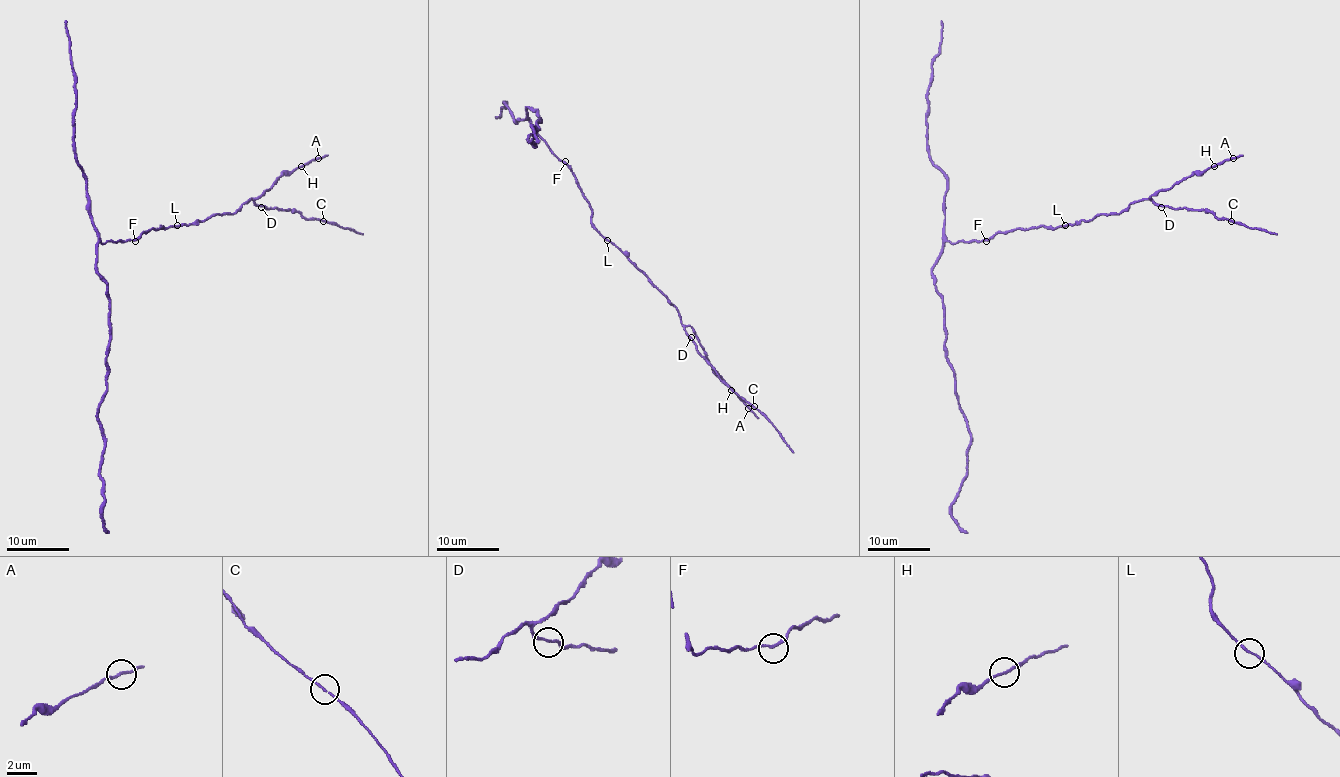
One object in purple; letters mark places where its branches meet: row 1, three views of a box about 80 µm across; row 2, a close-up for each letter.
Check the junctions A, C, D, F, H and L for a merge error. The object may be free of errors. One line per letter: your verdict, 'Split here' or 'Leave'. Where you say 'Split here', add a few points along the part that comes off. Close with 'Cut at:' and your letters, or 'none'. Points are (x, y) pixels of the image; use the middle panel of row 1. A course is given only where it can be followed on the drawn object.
A: Leave
C: Leave
D: Leave
F: Leave
H: Leave
L: Leave
Cut at: none

